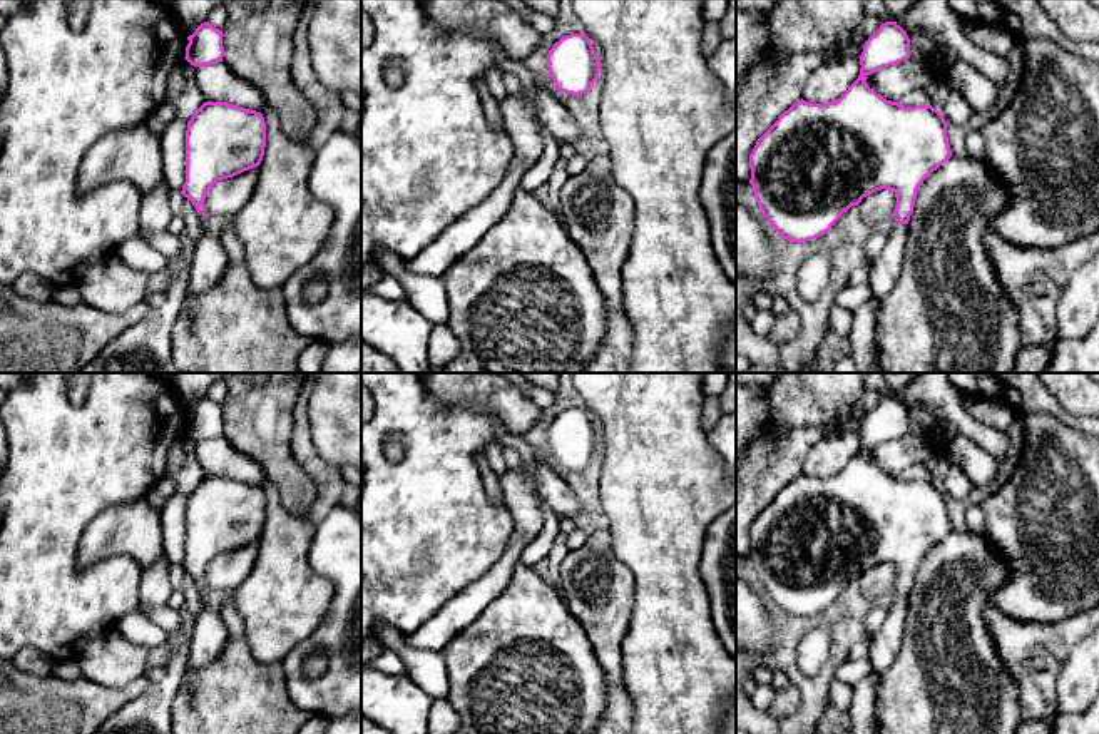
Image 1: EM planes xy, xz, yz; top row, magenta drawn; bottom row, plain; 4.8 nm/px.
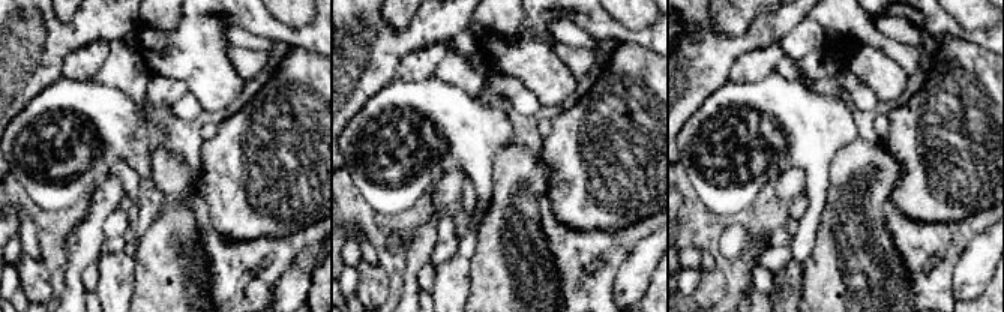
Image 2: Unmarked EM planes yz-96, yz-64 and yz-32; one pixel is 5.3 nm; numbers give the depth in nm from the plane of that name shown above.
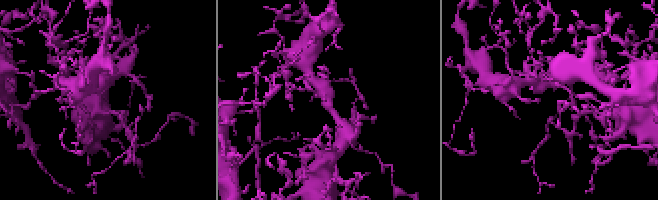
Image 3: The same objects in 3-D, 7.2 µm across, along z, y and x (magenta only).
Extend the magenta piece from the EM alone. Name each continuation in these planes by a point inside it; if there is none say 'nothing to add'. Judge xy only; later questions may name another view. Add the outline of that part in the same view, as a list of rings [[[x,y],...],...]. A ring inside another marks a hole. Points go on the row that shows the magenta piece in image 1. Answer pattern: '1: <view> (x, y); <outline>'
1: xy (209, 263); [[[199,207],[202,236],[194,242],[194,256],[187,273],[186,291],[197,294],[217,284],[229,268],[229,257],[221,241],[207,232],[209,216]]]

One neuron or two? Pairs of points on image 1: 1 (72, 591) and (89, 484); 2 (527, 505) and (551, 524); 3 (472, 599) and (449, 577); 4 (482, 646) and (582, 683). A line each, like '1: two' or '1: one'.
1: one
2: two
3: two
4: one

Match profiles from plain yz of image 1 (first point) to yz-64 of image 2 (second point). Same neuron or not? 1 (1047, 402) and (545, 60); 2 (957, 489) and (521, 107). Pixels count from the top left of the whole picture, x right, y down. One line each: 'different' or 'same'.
1: same
2: same

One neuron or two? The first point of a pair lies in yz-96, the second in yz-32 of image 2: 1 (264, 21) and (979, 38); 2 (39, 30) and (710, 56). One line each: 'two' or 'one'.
1: one
2: one

